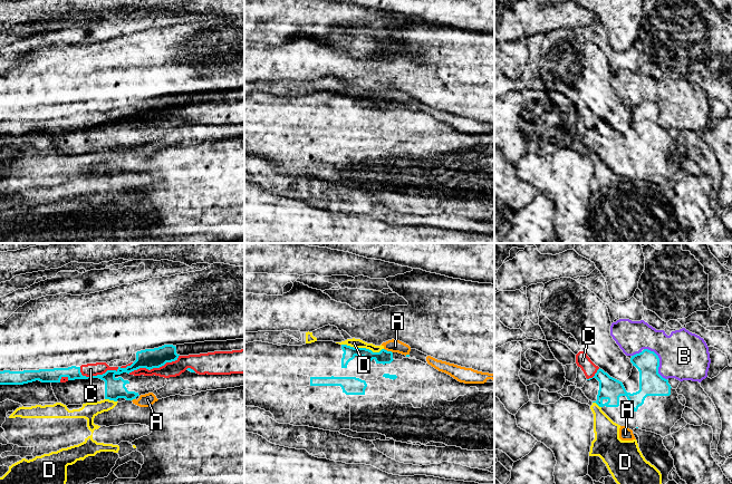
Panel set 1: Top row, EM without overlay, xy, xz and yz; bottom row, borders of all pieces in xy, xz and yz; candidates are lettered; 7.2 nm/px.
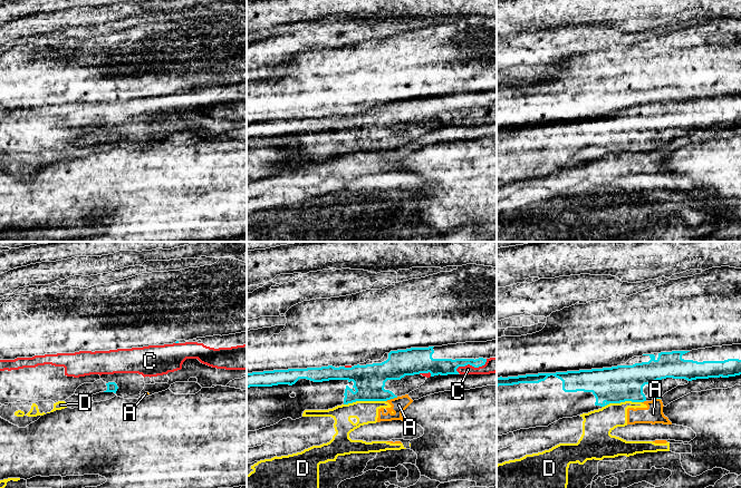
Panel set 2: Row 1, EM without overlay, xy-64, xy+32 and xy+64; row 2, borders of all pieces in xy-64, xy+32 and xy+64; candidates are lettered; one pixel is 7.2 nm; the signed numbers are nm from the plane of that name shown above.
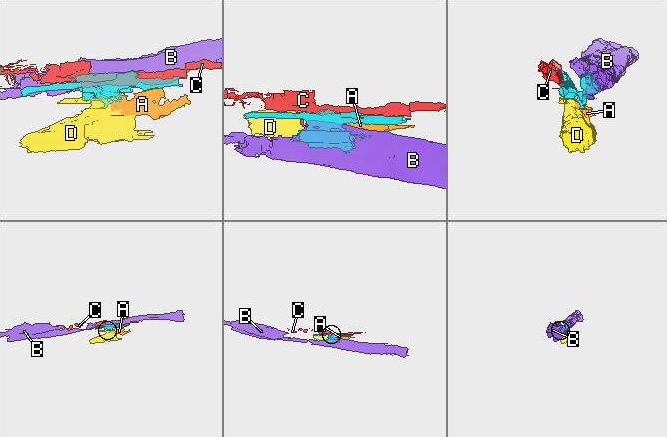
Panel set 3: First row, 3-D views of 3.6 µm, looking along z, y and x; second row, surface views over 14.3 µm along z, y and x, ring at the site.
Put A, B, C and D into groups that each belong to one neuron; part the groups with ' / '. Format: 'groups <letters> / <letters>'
groups A D / B / C

